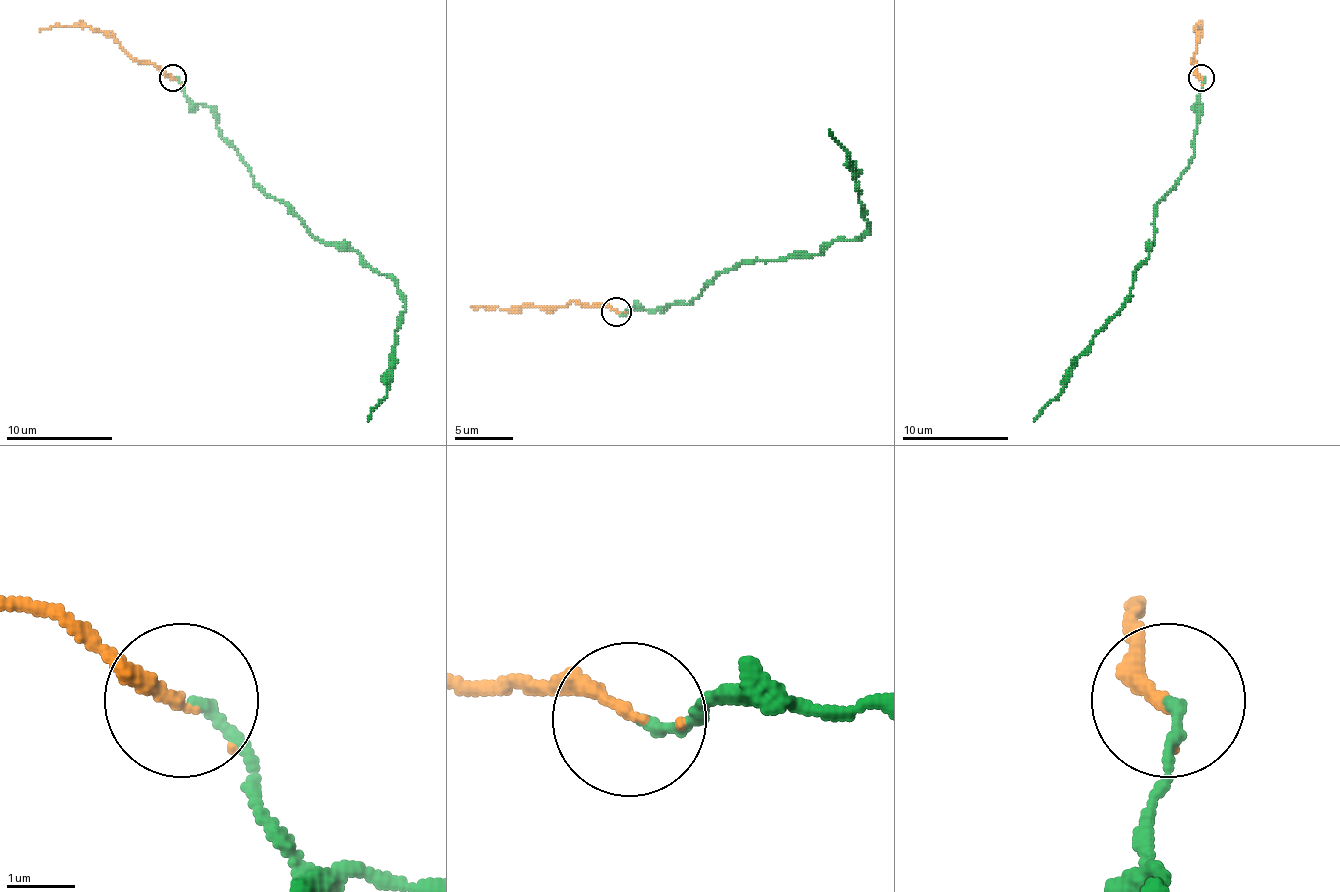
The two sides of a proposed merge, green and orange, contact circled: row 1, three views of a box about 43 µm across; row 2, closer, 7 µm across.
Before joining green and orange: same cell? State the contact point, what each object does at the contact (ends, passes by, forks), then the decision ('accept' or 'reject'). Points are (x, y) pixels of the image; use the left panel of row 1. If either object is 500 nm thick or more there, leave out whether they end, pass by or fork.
at (173, 78); green ends there; orange ends there; accept

